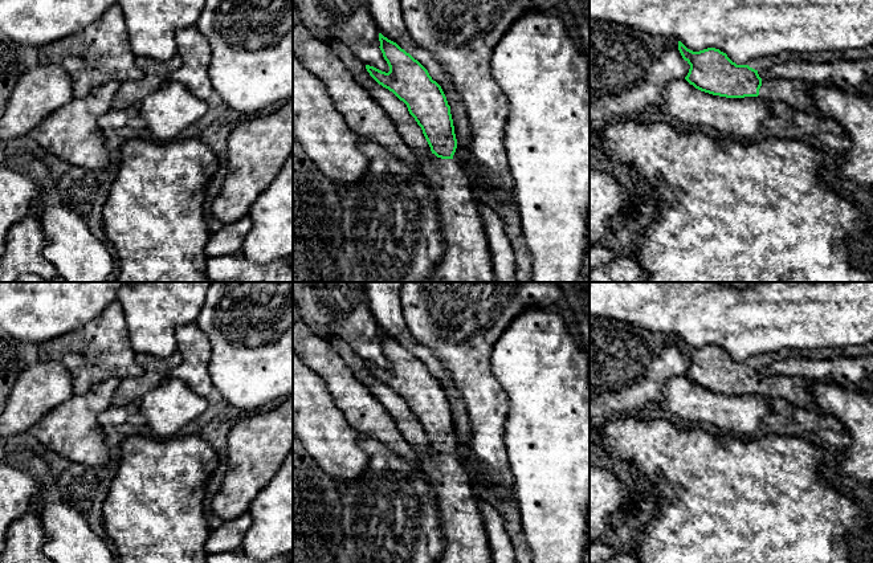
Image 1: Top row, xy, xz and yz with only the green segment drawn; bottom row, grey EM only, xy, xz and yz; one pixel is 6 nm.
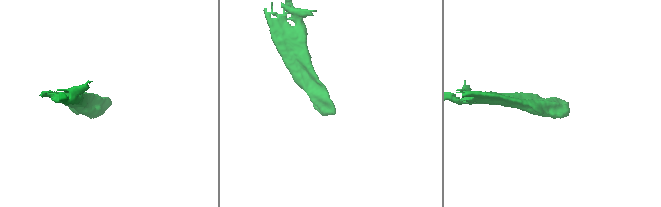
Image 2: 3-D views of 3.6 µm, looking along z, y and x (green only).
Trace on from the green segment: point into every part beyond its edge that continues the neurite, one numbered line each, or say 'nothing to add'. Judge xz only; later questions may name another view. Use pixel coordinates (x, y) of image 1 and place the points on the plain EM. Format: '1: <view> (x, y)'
1: xz (466, 539)

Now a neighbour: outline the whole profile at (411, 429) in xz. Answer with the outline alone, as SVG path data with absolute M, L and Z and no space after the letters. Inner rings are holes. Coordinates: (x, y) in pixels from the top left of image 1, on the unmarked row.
M340 338L331 339L333 348L342 356L354 376L370 391L375 400L393 419L399 432L413 449L416 458L419 454L432 450L431 444L423 431L421 424L409 411L407 401L392 388L379 382L367 368L366 362Z

